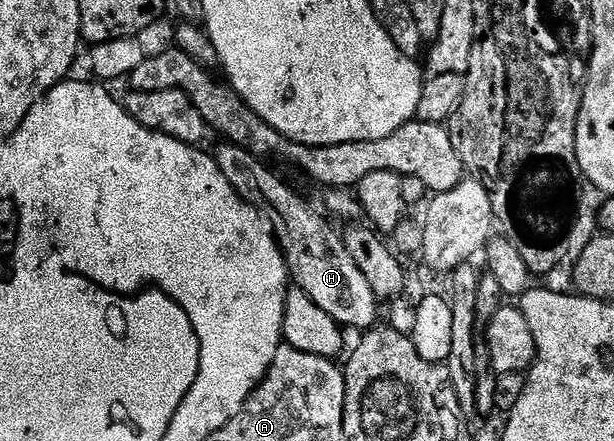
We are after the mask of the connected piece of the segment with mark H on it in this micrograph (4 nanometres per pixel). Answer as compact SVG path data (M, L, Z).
M228 141L220 145L222 147L215 151L215 158L223 177L231 181L242 199L256 209L273 232L281 254L285 257L285 264L289 267L292 282L342 328L372 328L378 322L379 300L371 285L367 285L367 277L363 277L355 261L351 261L342 232L336 231L328 223L330 220L320 210L317 212L303 196L296 195L271 168L264 167L269 165L258 156L250 155L246 148L237 147Z

